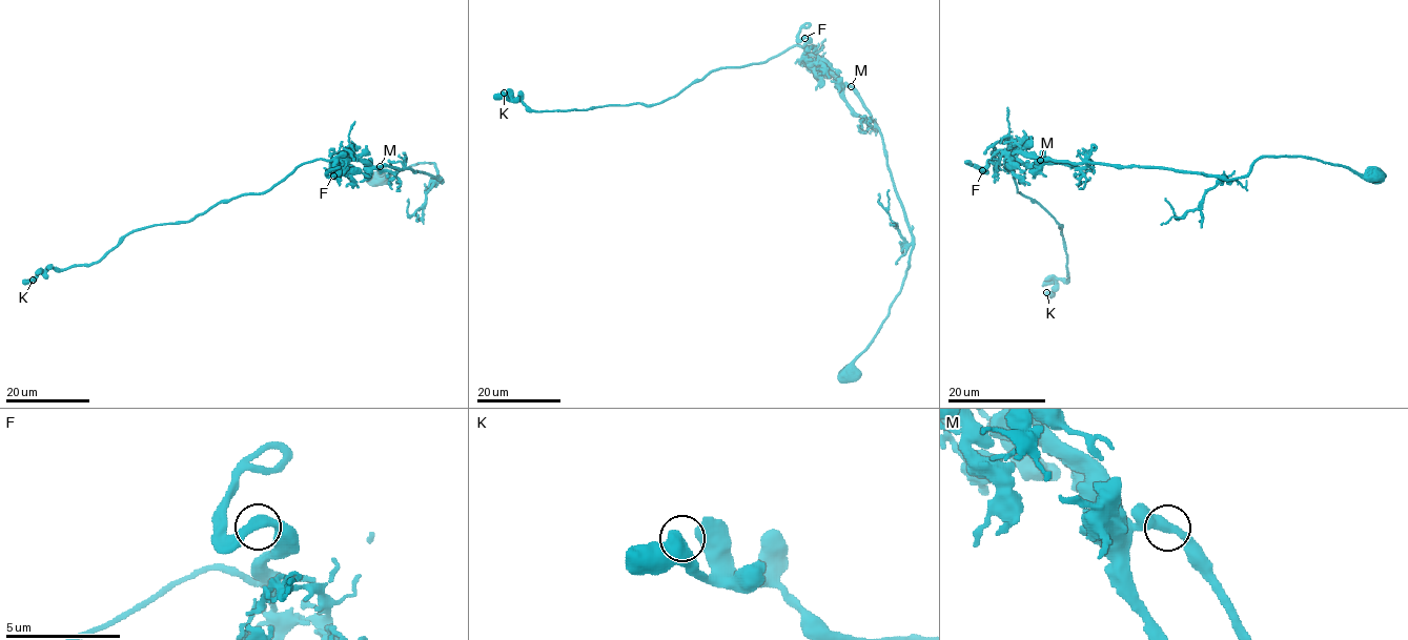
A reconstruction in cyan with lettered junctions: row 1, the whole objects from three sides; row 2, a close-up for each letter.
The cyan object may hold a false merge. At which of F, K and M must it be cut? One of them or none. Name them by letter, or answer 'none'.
none

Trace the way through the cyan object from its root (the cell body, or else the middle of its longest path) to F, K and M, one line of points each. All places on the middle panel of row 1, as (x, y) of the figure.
F: (849, 374), (850, 365), (872, 341), (900, 290), (913, 239), (879, 128), (860, 96), (805, 46), (804, 37)
K: (849, 374), (913, 239), (879, 128), (814, 55), (719, 67), (649, 105), (537, 111), (504, 93)
M: (849, 374), (850, 365), (872, 341), (900, 290), (913, 246), (911, 228), (886, 164), (879, 128), (851, 86)

